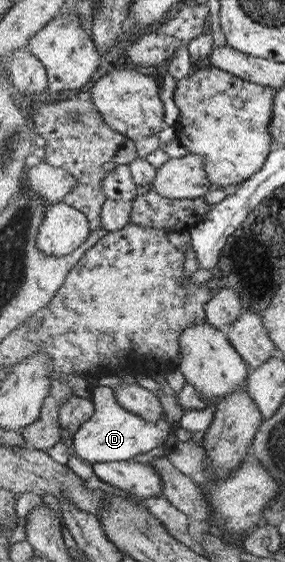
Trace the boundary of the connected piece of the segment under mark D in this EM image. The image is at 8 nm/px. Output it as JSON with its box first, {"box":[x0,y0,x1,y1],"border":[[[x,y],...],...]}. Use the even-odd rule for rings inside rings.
{"box":[74,385,172,464],"border":[[[97,385],[93,389],[93,402],[95,403],[96,413],[92,420],[85,423],[78,431],[75,442],[74,442],[74,454],[83,457],[93,464],[100,462],[123,462],[129,459],[134,459],[134,457],[139,457],[138,455],[144,455],[148,453],[148,450],[154,451],[158,447],[162,447],[166,443],[170,433],[172,433],[172,427],[168,423],[168,419],[164,416],[161,420],[157,422],[146,421],[144,418],[132,413],[129,409],[126,409],[118,399],[115,392],[115,385],[101,386]]]}

